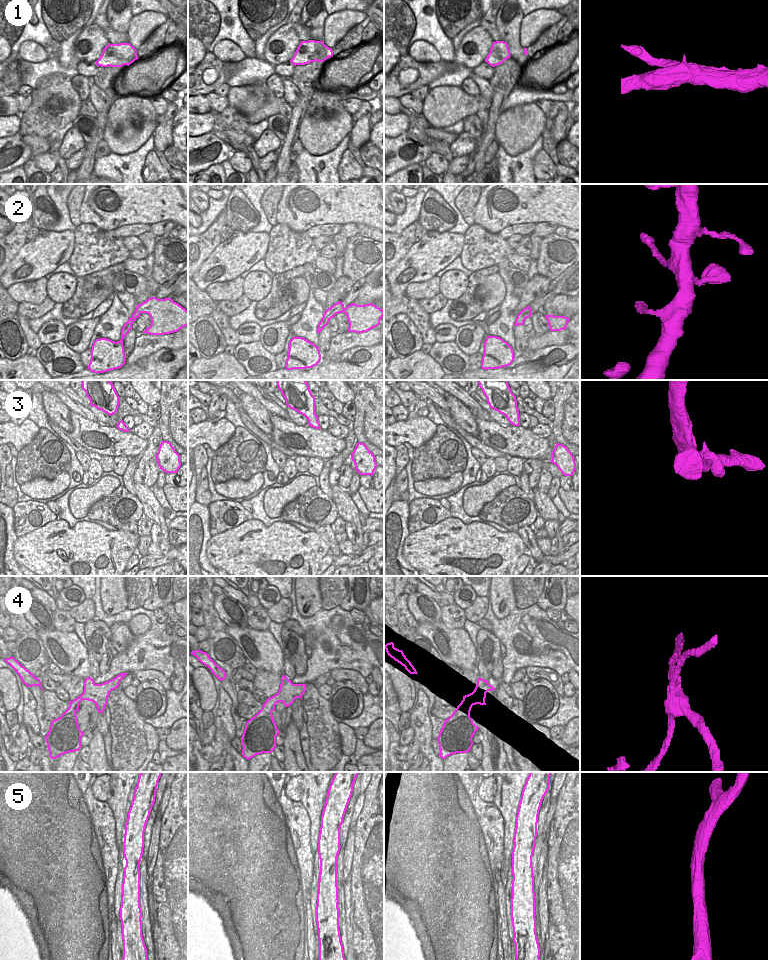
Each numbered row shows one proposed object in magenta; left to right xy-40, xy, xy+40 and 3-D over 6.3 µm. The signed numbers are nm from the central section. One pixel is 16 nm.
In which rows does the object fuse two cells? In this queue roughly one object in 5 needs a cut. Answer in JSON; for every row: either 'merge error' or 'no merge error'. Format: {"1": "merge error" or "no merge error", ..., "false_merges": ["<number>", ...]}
{"1": "merge error", "2": "no merge error", "3": "merge error", "4": "merge error", "5": "no merge error", "false_merges": ["1", "3", "4"]}

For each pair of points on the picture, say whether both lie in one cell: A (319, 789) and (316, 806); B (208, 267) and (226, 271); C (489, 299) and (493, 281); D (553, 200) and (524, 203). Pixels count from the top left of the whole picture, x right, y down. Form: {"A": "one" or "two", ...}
{"A": "one", "B": "one", "C": "one", "D": "one"}

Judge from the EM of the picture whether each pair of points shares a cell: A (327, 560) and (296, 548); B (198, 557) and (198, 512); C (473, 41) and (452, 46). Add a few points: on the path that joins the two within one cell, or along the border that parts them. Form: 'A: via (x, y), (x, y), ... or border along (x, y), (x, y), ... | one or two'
A: border along (327, 554), (322, 558), (319, 565) | two
B: via (198, 546), (198, 523) | one
C: border along (475, 27), (463, 37), (453, 61) | two

